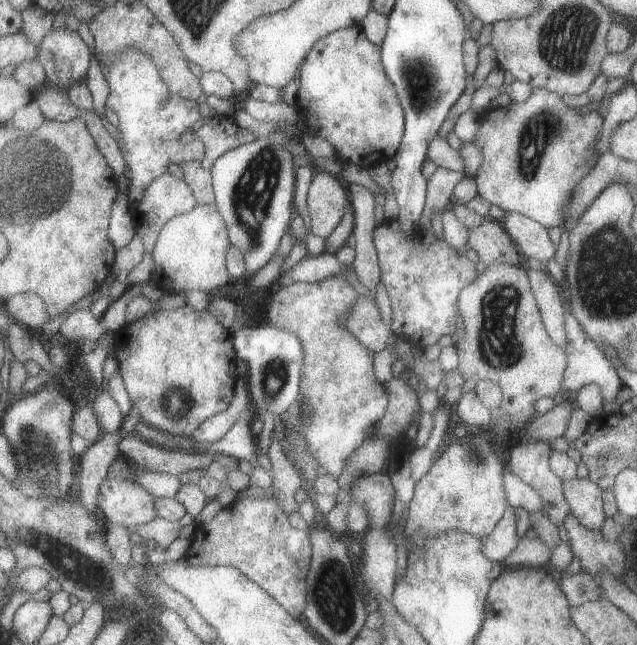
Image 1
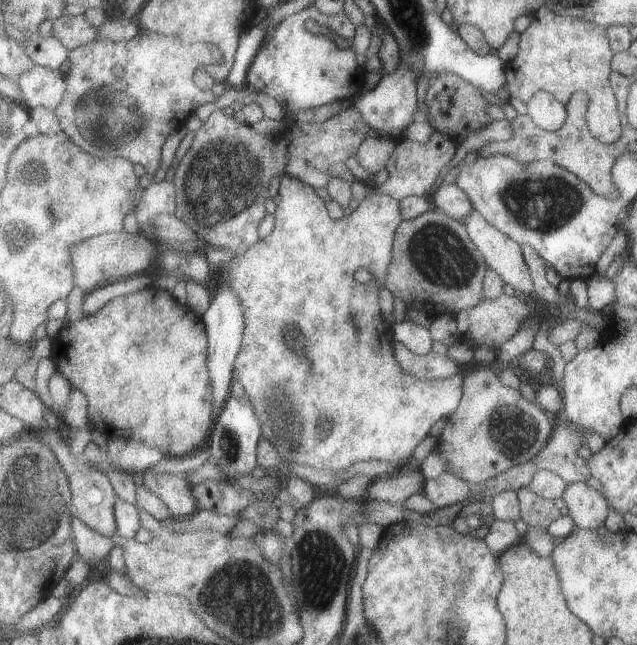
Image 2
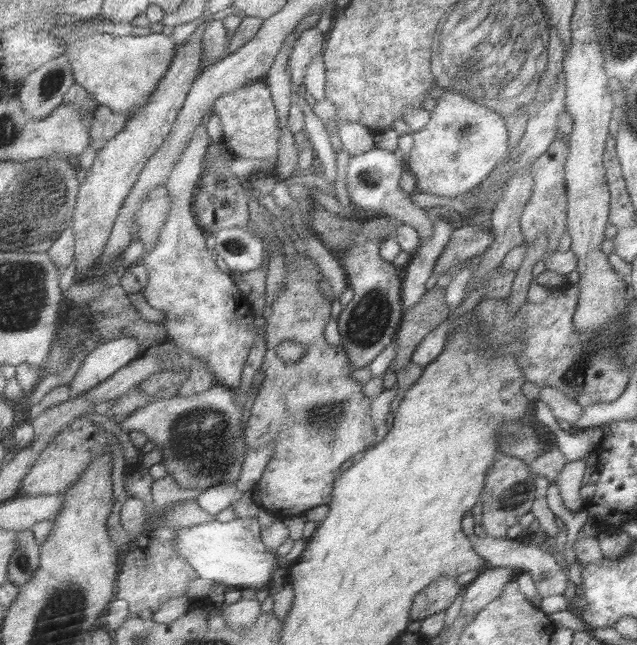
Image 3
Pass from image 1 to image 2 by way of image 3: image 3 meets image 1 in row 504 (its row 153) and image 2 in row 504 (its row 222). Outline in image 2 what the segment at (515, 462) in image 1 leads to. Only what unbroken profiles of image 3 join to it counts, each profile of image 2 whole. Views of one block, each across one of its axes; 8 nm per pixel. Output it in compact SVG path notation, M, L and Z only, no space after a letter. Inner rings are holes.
M529 488L517 490L517 500L521 504L521 520L531 528L547 528L557 518L569 514L569 508L563 498L559 500L543 500Z

